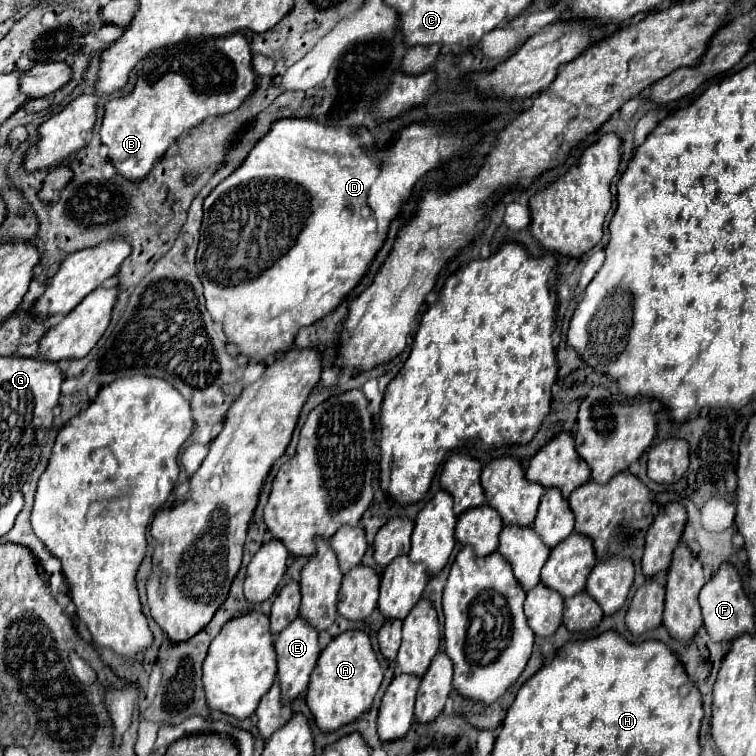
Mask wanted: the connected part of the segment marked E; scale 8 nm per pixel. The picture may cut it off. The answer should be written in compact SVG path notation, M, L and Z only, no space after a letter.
M296 618L284 632L278 634L276 638L276 660L278 660L278 684L280 684L280 694L284 704L292 704L296 698L300 698L306 688L308 688L308 678L316 666L316 660L320 656L320 644L318 644L318 632L306 624L302 618Z

